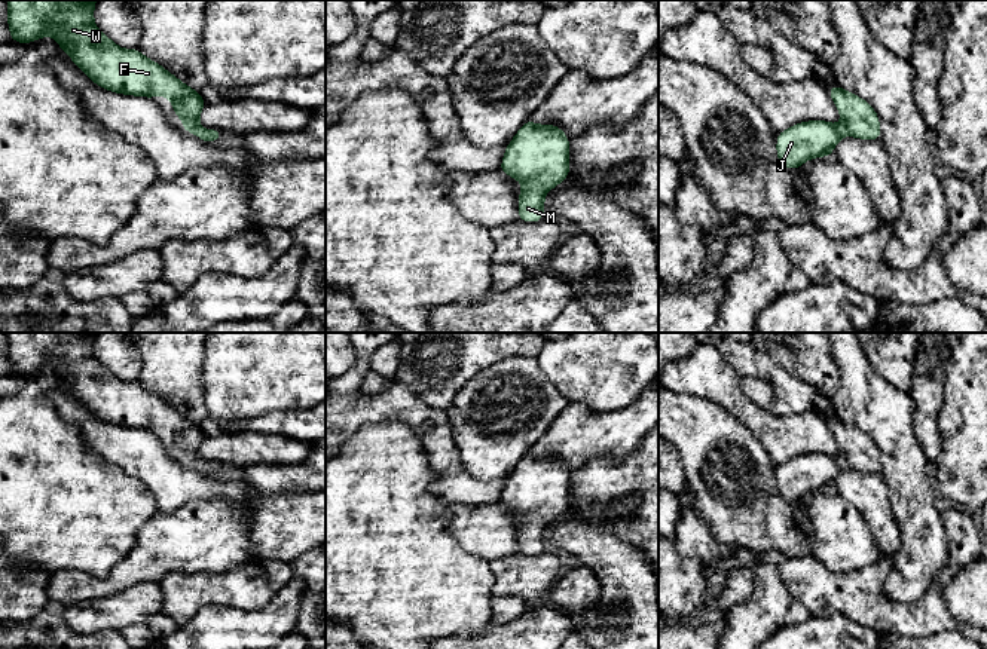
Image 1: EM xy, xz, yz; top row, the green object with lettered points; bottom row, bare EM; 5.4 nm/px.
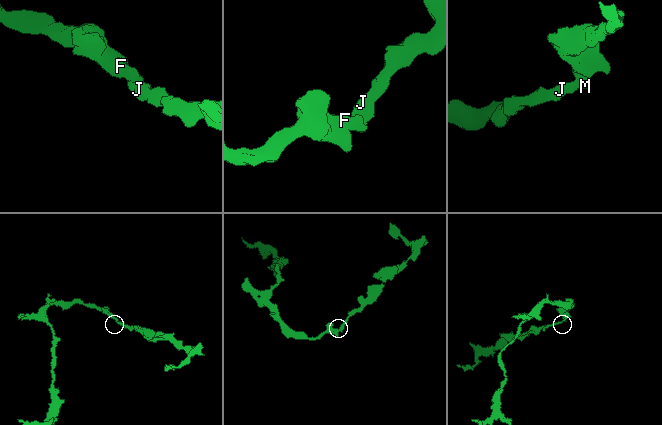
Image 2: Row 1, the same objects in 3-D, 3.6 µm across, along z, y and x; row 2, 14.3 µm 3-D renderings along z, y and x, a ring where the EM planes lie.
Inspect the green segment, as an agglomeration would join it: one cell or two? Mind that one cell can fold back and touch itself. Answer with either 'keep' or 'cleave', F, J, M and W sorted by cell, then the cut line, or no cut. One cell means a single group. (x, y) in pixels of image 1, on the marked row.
keep; groups F J M W; cut none

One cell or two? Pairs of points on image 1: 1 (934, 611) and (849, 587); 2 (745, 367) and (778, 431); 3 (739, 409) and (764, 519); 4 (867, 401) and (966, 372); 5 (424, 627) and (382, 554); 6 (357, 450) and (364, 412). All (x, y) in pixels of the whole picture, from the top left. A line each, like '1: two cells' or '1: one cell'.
1: one cell
2: two cells
3: two cells
4: two cells
5: one cell
6: two cells

